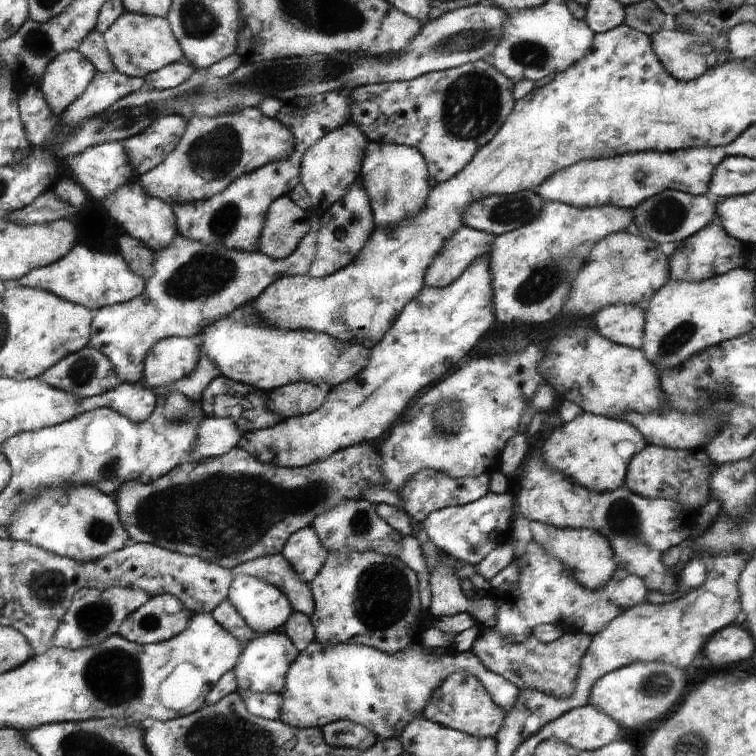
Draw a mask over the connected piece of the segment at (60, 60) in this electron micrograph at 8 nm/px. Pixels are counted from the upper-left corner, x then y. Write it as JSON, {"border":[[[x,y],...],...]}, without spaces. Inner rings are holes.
{"border":[[[69,50],[60,52],[52,62],[48,62],[46,72],[36,85],[46,95],[48,106],[61,115],[84,94],[96,73],[95,65],[86,55]]]}

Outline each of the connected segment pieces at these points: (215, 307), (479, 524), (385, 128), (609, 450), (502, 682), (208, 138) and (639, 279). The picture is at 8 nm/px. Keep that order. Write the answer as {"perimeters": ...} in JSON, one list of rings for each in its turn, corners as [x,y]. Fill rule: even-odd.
{"perimeters":[[[[315,231],[303,238],[290,257],[274,259],[258,251],[244,252],[204,244],[179,234],[170,246],[156,251],[155,270],[147,278],[147,288],[139,297],[91,310],[94,324],[89,346],[112,360],[124,383],[143,381],[144,359],[158,341],[176,336],[196,339],[214,322],[250,304],[279,278],[308,275],[319,254],[316,240],[318,232]]],[[[488,491],[474,502],[444,507],[428,514],[428,518],[421,525],[430,542],[435,543],[440,551],[450,554],[460,562],[470,562],[478,566],[509,535],[515,508],[513,492],[499,494]]],[[[479,60],[456,68],[428,73],[412,80],[360,86],[348,92],[350,122],[360,127],[370,142],[406,145],[416,148],[427,161],[429,176],[436,182],[455,177],[474,158],[479,148],[486,146],[514,106],[514,82],[489,60]]],[[[583,412],[574,420],[555,427],[542,446],[548,468],[559,470],[580,486],[596,492],[612,492],[624,487],[627,468],[633,455],[647,448],[646,436],[634,424],[622,418],[608,418]]],[[[314,640],[302,652],[299,652],[297,660],[287,674],[287,686],[280,693],[283,698],[283,713],[280,714],[280,721],[296,728],[317,727],[321,729],[337,720],[351,720],[356,724],[361,724],[369,732],[373,732],[378,740],[399,739],[403,730],[425,712],[435,690],[455,672],[479,678],[488,694],[491,694],[495,702],[499,703],[505,711],[510,712],[515,709],[520,696],[519,687],[503,675],[496,674],[495,671],[485,667],[479,655],[471,650],[460,653],[451,647],[444,654],[438,654],[436,658],[435,650],[424,648],[420,642],[413,643],[399,653],[388,654],[386,651],[366,645],[324,646],[323,643]]],[[[260,108],[237,110],[216,118],[192,116],[186,121],[187,132],[176,150],[162,164],[139,177],[147,195],[167,202],[173,211],[180,203],[207,201],[223,193],[243,174],[290,157],[296,145],[291,129],[276,117],[266,117]]],[[[629,230],[616,232],[610,237],[604,238],[591,250],[586,264],[580,269],[579,276],[575,278],[571,286],[570,296],[567,297],[564,314],[570,316],[592,316],[599,310],[618,303],[638,305],[643,311],[647,309],[651,298],[659,289],[670,280],[670,257],[667,257],[658,243],[640,235],[633,235]]]]}

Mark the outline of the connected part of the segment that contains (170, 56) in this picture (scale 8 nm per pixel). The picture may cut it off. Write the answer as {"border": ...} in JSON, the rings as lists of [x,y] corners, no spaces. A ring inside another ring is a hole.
{"border":[[[125,10],[104,32],[103,37],[116,71],[129,77],[146,78],[148,74],[163,69],[166,65],[188,62],[175,32],[171,30],[170,23],[165,18],[132,14],[132,11]]]}

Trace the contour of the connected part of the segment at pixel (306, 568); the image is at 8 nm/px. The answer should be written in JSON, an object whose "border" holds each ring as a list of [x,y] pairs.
{"border":[[[310,526],[300,529],[300,534],[288,542],[288,550],[284,550],[283,555],[310,584],[320,572],[320,567],[324,566],[326,554],[327,549],[322,546],[315,530]]]}

